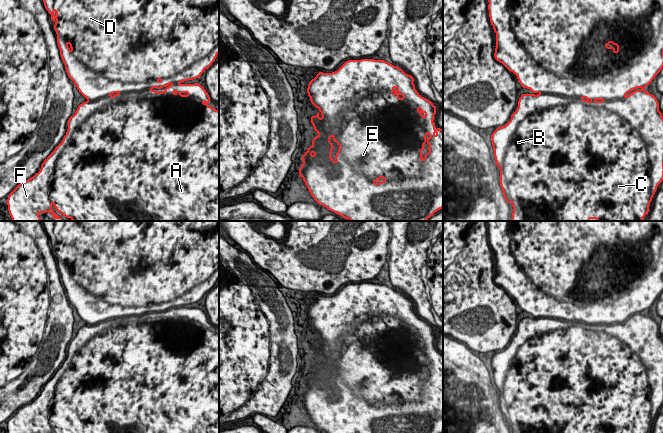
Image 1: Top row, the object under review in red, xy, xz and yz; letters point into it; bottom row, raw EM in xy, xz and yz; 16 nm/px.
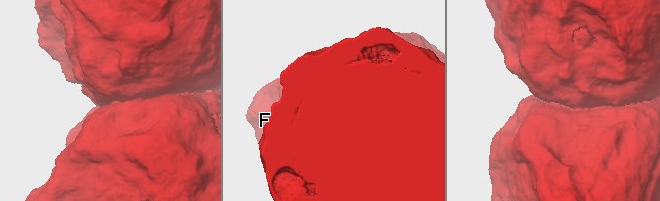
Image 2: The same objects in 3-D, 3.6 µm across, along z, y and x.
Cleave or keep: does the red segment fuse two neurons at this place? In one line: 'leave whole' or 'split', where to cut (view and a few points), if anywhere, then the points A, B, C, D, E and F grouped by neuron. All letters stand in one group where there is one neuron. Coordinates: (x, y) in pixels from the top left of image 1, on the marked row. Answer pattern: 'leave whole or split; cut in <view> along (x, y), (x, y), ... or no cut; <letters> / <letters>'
split; cut in xz along (314, 138), (317, 144), (325, 145), (317, 161), (335, 175); A B C E F / D

